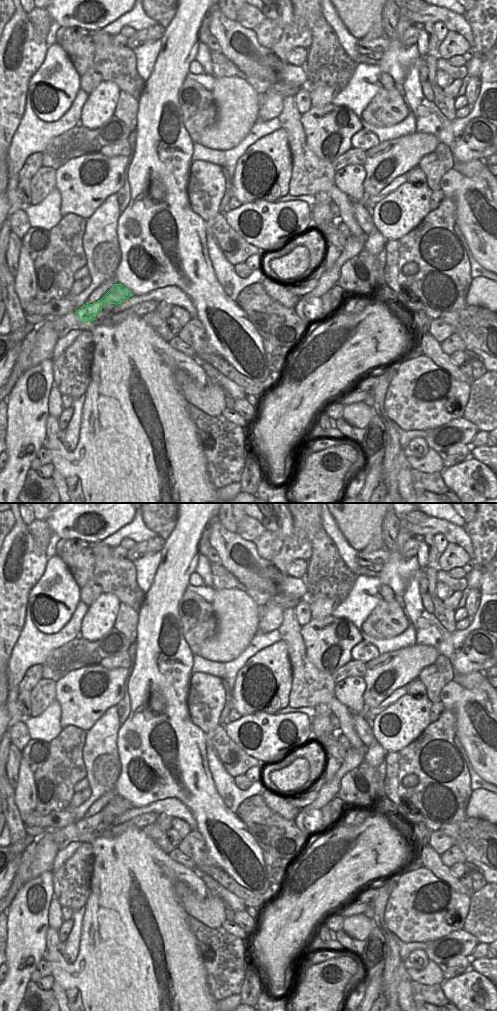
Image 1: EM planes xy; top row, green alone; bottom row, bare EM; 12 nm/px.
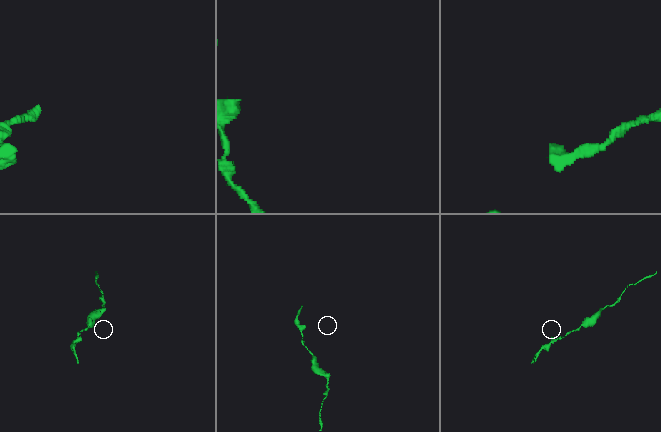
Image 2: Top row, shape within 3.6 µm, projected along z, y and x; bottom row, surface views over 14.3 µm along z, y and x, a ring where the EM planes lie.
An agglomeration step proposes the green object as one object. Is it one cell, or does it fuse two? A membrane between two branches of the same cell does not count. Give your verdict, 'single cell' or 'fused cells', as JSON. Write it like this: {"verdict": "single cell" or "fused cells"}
{"verdict": "single cell"}

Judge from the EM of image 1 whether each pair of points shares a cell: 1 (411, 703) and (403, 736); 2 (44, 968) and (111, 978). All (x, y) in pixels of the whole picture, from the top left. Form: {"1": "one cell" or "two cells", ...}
{"1": "one cell", "2": "two cells"}

